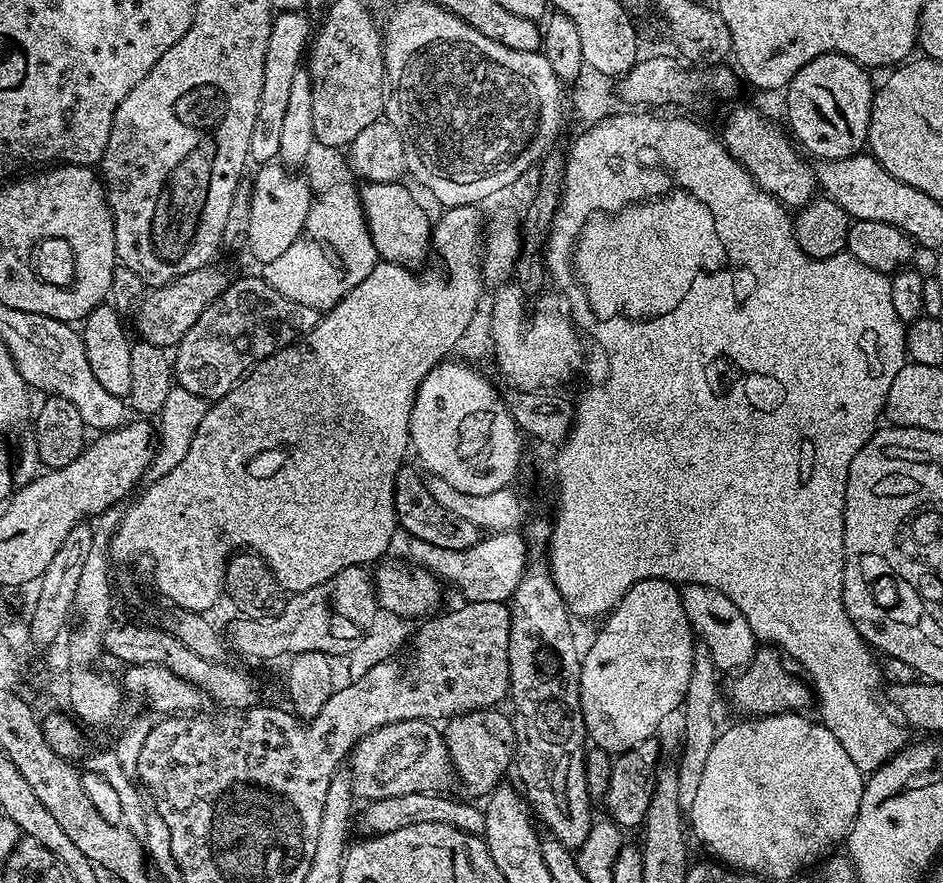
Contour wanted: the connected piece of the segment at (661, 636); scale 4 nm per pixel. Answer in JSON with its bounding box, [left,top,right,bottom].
[580,580,697,754]

